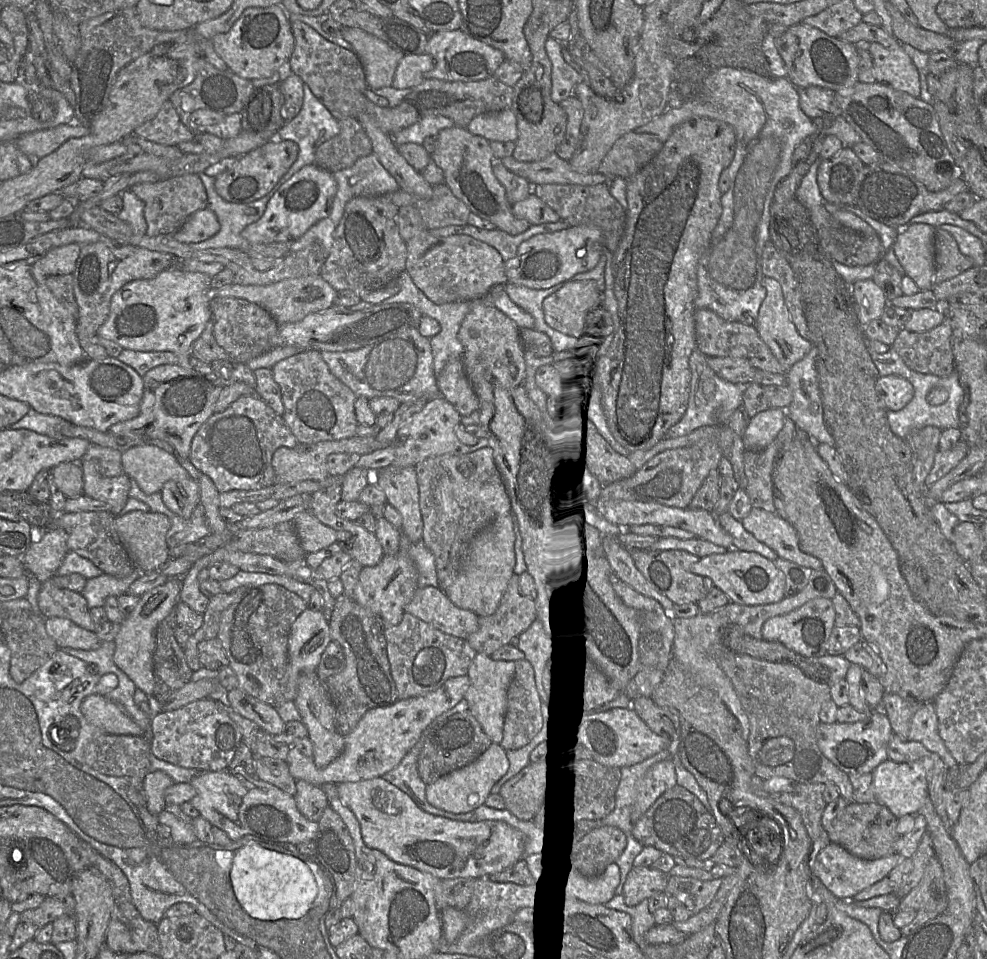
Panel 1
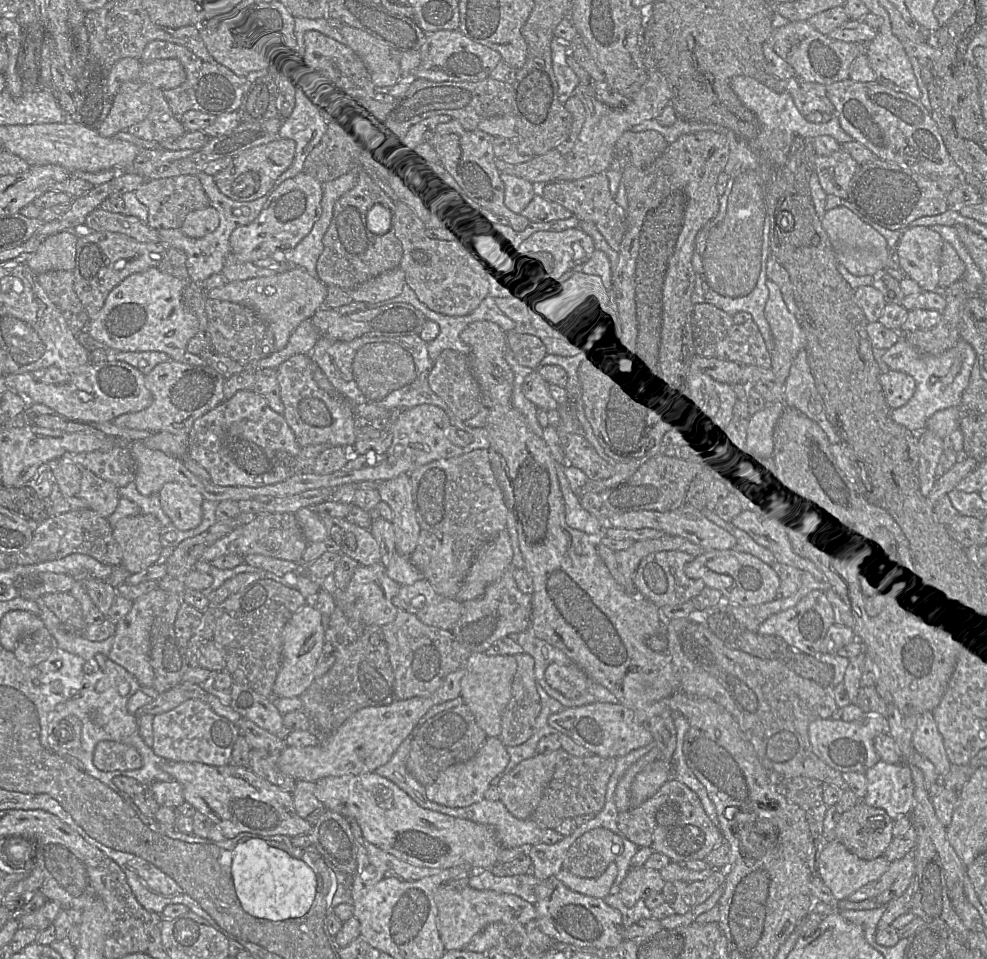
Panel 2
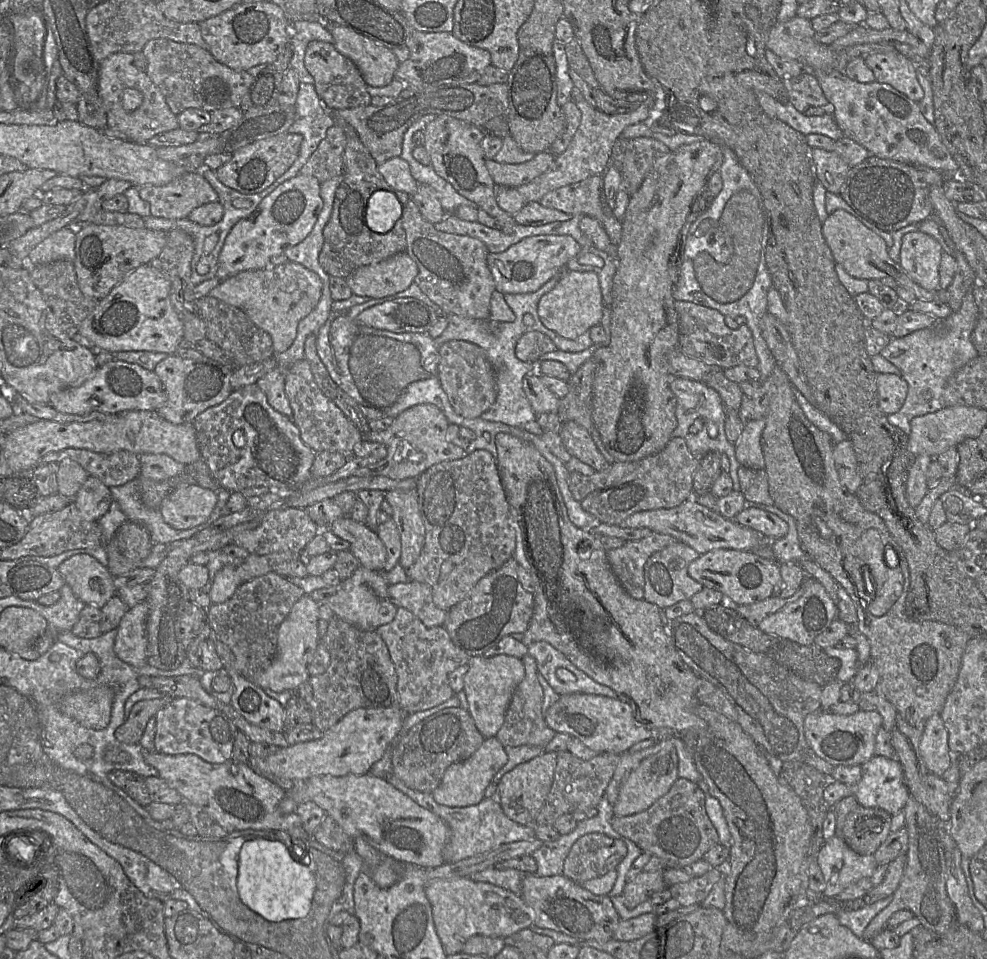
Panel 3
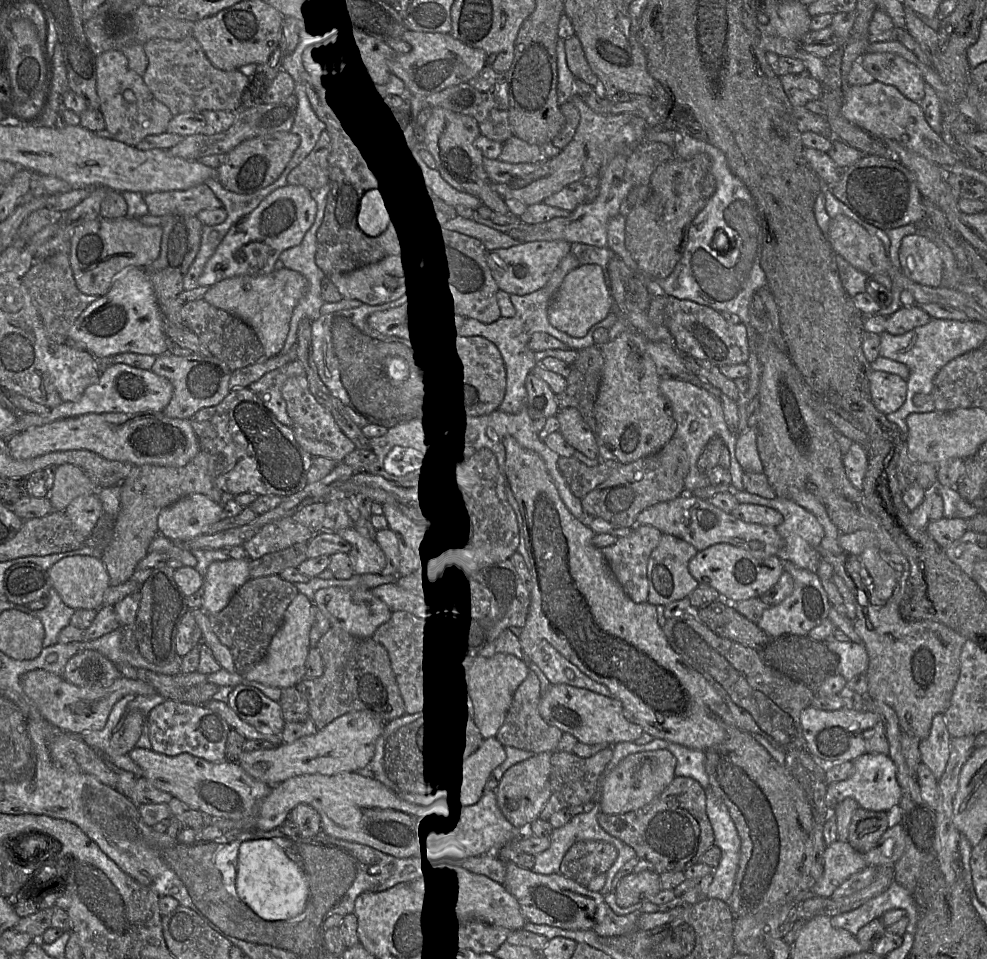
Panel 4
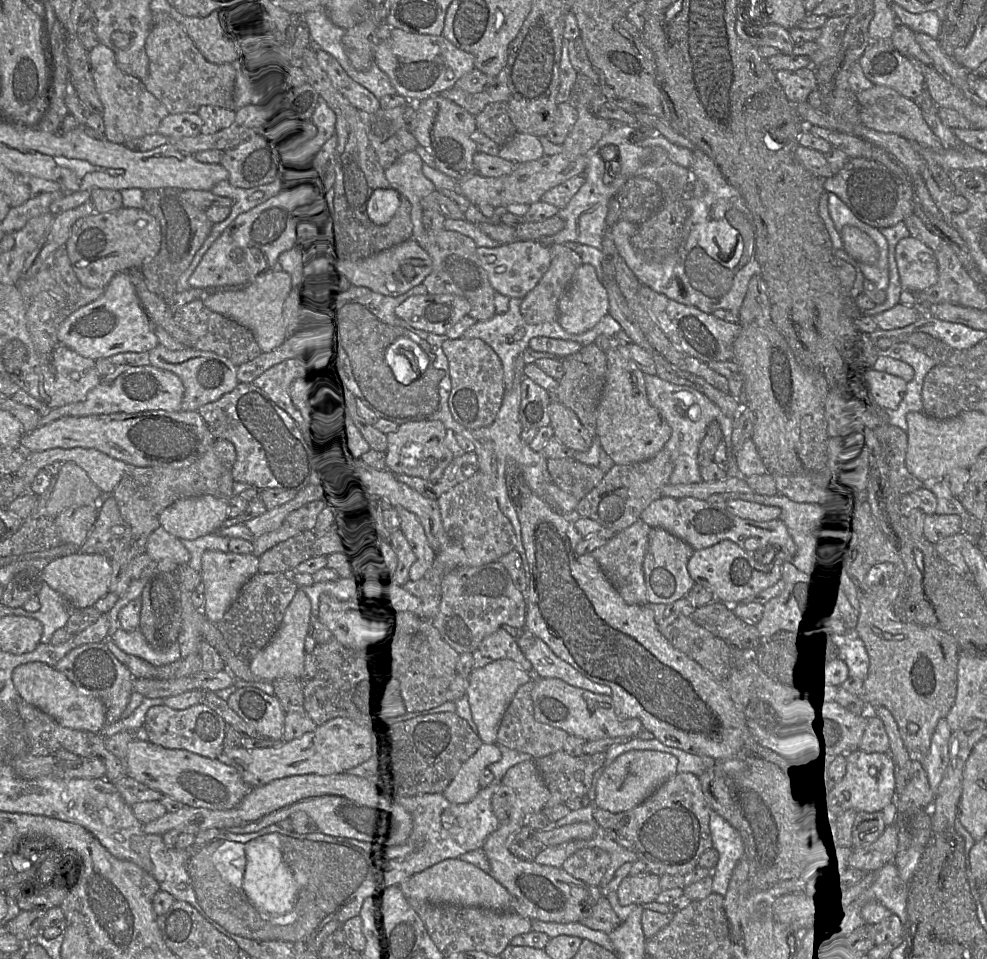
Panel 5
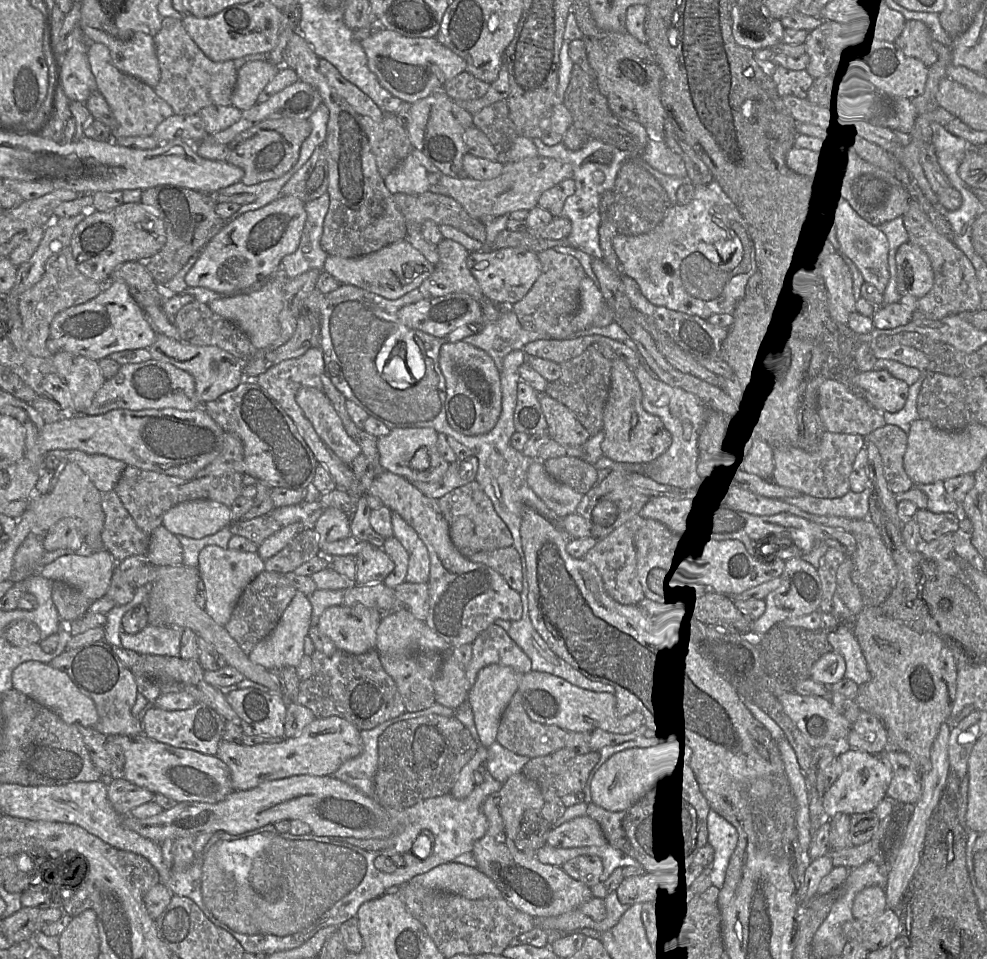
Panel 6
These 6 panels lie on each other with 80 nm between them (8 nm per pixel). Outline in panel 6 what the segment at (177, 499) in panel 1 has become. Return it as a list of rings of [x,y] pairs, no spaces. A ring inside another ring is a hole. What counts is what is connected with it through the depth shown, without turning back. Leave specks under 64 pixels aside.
[[[192,500],[177,504],[163,517],[163,526],[172,534],[201,539],[232,524],[228,506],[208,500]]]

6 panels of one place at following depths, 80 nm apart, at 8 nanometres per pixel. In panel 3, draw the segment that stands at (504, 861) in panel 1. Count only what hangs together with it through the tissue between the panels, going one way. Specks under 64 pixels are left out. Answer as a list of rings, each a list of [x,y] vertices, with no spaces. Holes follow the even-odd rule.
[[[370,773],[346,776],[314,776],[295,781],[278,805],[283,815],[293,813],[299,804],[314,802],[325,810],[352,838],[361,837],[383,855],[398,862],[433,868],[445,863],[443,849],[449,830],[444,821],[423,808],[387,781]]]

